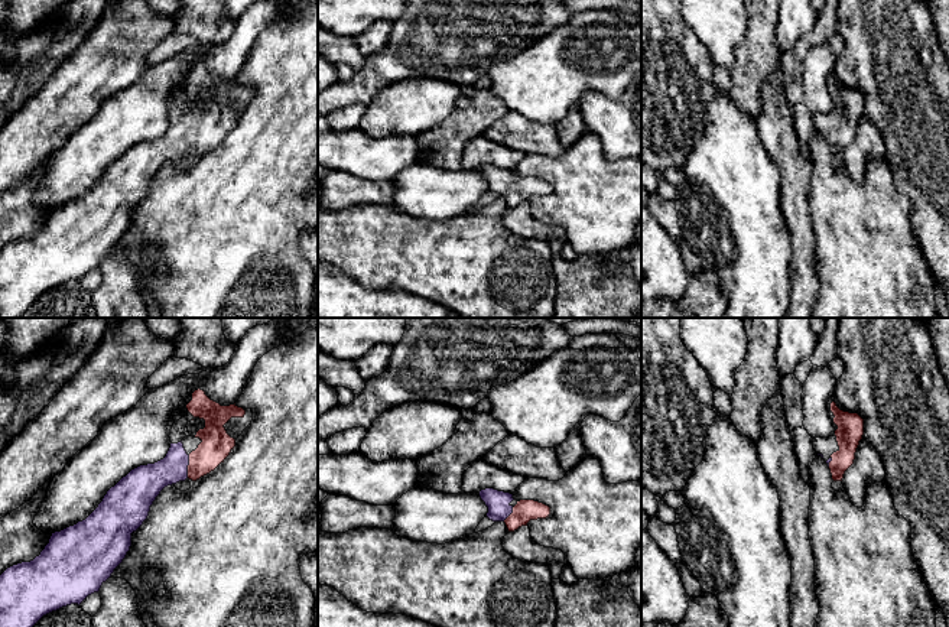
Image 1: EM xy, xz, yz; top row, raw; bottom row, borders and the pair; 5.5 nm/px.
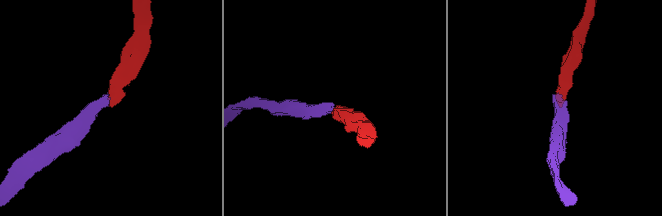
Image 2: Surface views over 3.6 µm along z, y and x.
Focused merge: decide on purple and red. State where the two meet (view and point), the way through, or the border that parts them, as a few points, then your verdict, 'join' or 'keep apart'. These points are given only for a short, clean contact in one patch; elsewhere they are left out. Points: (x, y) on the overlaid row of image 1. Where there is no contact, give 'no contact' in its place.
xy (187, 467) | across xy (145, 483), (175, 467), (187, 467), (195, 465), (217, 444) | join

